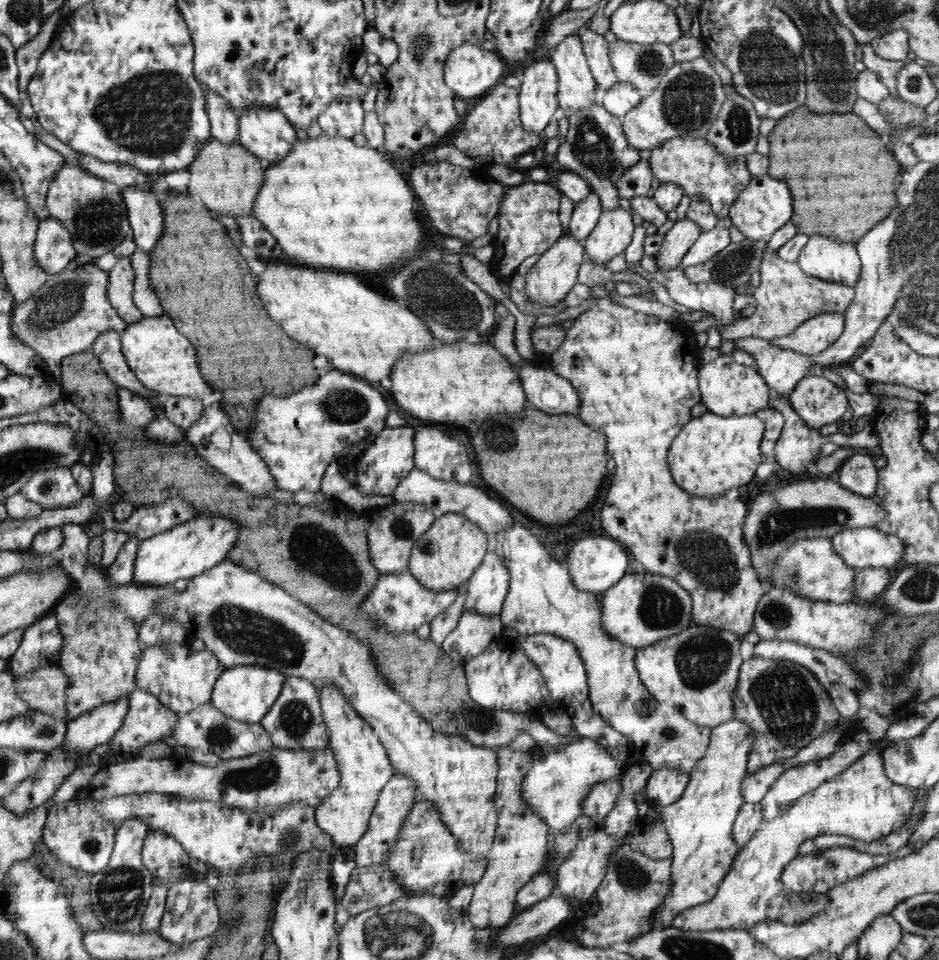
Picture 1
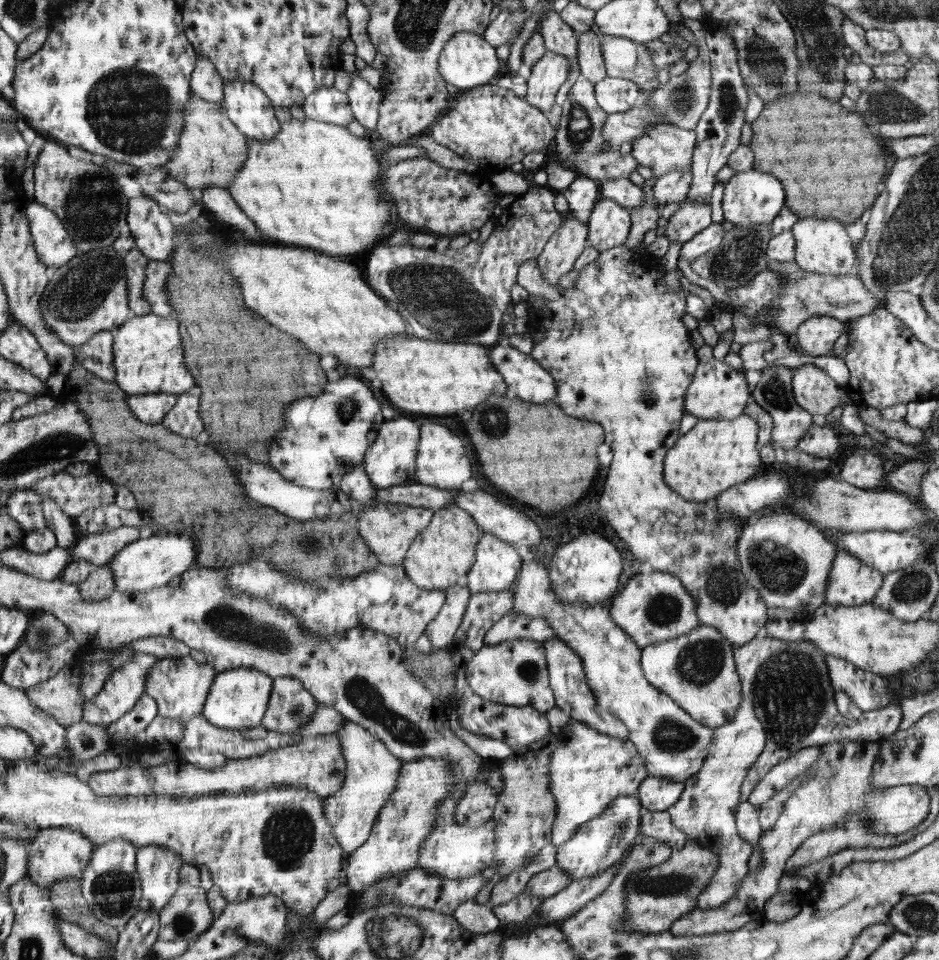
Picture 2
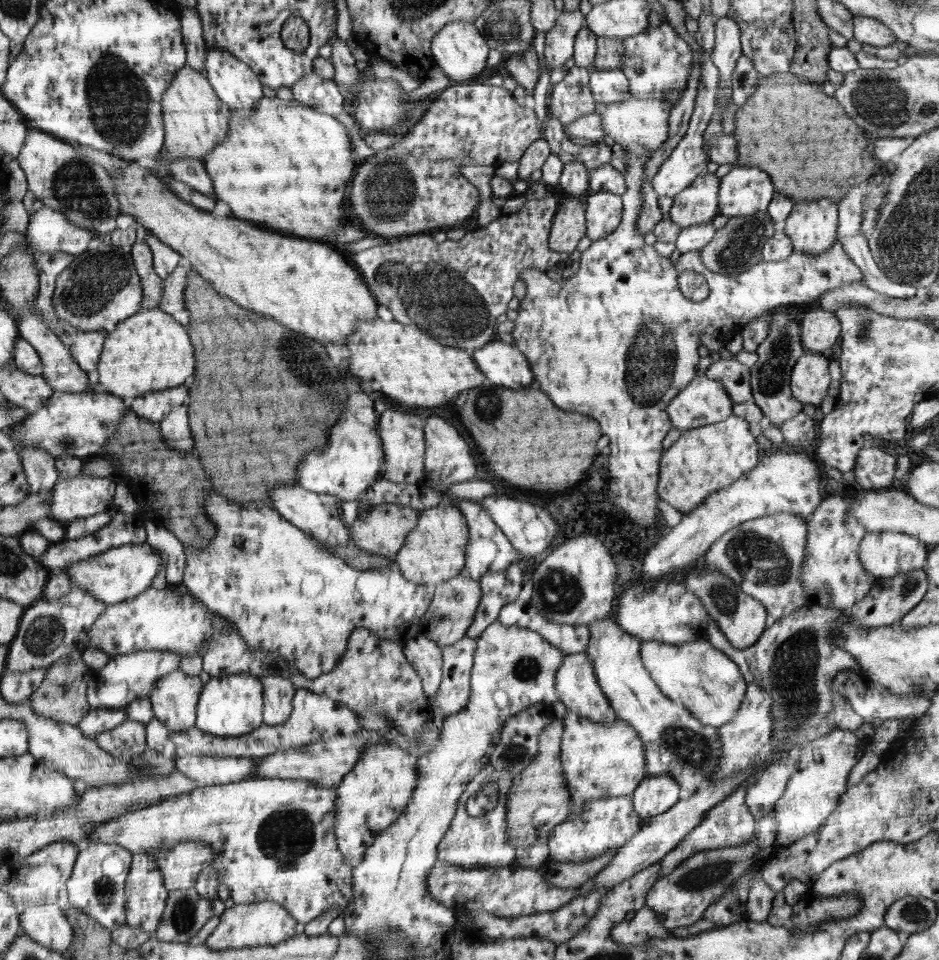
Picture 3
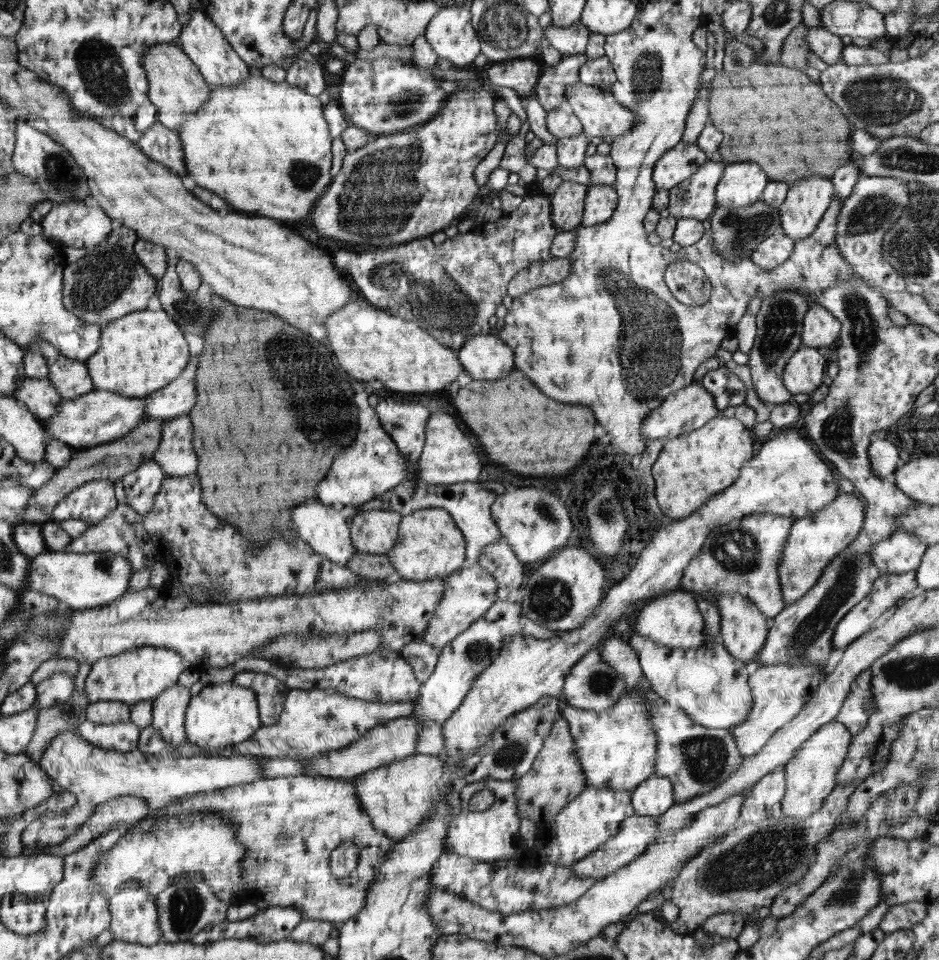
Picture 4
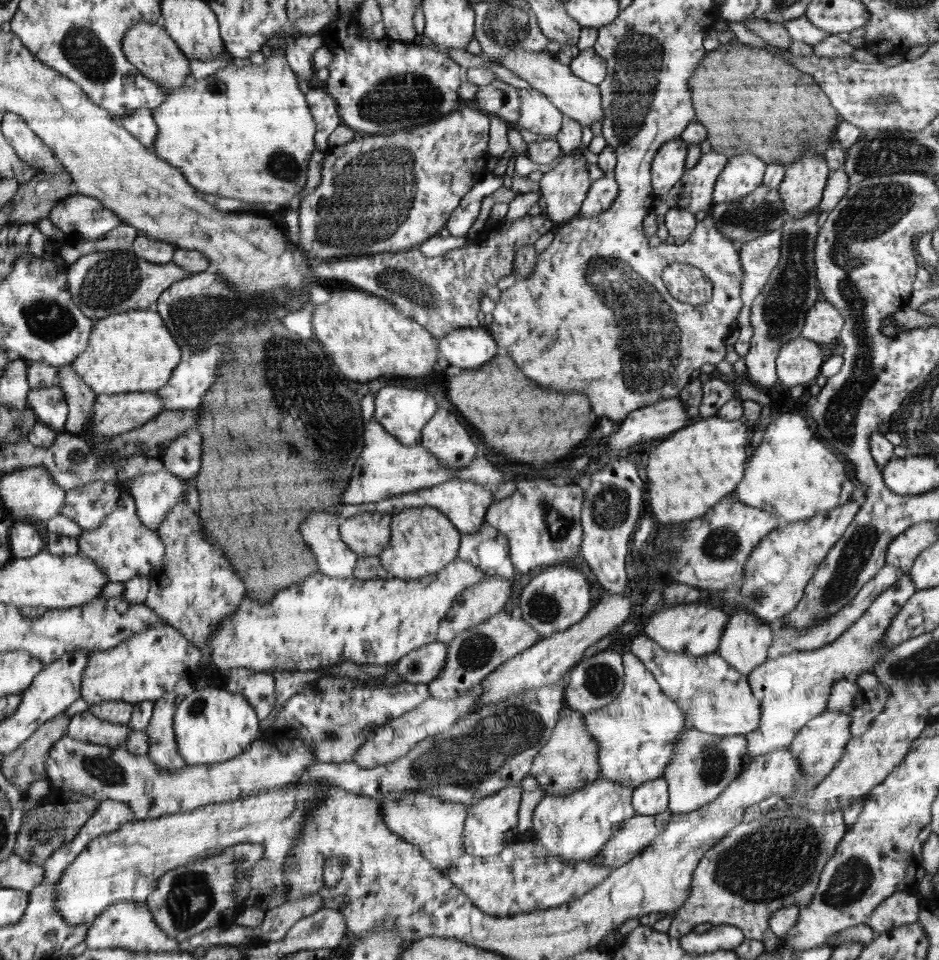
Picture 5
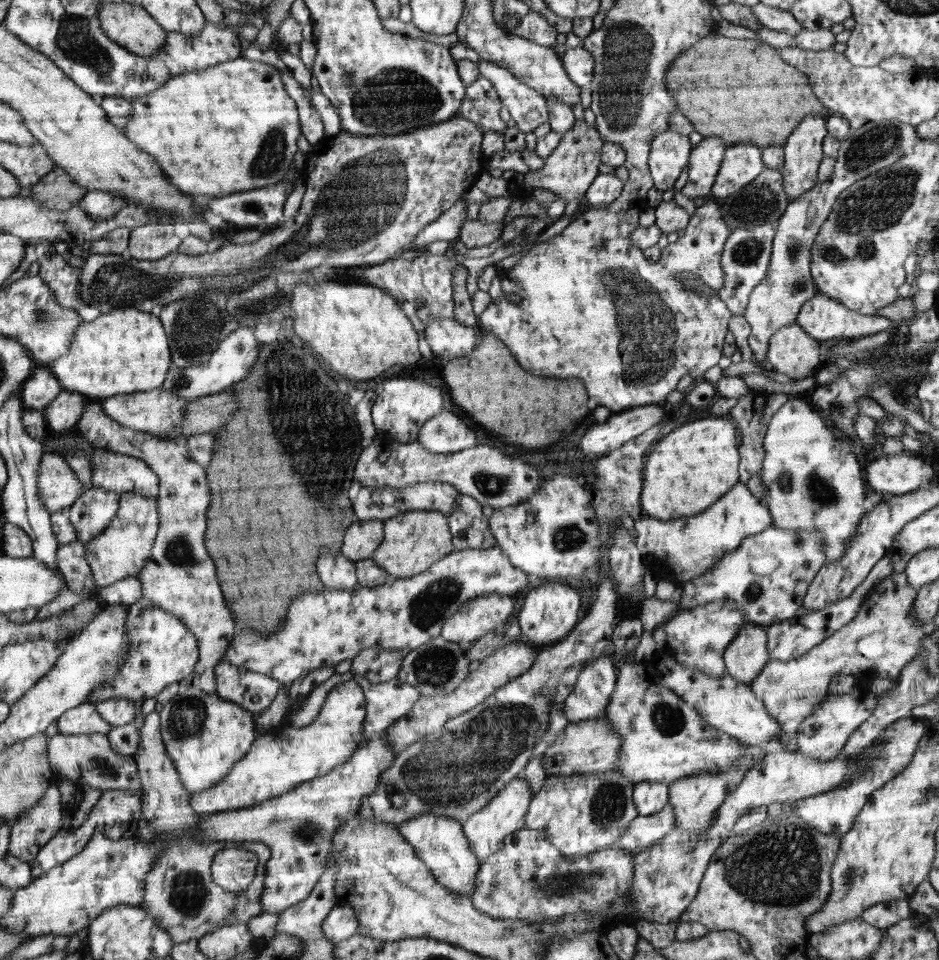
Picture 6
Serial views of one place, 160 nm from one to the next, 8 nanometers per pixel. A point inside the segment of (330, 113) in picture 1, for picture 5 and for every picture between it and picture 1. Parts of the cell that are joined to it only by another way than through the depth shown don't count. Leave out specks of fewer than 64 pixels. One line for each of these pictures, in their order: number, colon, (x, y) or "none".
2: (328, 104)
3: (312, 90)
4: (308, 76)
5: (300, 49)

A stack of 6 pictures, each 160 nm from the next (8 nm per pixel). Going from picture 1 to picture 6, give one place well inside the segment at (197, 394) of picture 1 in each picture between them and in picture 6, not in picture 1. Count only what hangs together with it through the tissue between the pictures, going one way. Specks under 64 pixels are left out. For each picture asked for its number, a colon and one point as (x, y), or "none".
2: (148, 360)
3: (150, 351)
4: (141, 353)
5: (131, 352)
6: (125, 351)

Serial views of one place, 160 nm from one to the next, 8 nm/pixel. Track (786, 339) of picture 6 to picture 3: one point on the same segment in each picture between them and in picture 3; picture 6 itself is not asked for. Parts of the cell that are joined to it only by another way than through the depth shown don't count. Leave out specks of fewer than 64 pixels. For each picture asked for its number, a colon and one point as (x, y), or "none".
3: (810, 379)
4: (804, 372)
5: (799, 361)

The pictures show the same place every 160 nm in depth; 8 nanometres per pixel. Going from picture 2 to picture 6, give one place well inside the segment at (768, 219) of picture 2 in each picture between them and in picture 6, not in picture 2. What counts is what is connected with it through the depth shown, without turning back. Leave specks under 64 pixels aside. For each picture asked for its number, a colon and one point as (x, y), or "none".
3: (744, 191)
4: (741, 184)
5: (742, 173)
6: (742, 163)

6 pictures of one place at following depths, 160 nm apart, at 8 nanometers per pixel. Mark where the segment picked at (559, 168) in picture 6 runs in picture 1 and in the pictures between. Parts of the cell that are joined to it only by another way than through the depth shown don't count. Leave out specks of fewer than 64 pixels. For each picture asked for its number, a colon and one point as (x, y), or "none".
1: (549, 280)
2: (564, 247)
3: (568, 227)
4: (567, 202)
5: (564, 187)

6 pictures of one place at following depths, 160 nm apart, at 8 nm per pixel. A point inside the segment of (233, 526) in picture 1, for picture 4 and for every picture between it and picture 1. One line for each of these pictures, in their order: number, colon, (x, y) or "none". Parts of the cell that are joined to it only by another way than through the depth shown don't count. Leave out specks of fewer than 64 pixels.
2: (151, 562)
3: (118, 575)
4: (78, 581)

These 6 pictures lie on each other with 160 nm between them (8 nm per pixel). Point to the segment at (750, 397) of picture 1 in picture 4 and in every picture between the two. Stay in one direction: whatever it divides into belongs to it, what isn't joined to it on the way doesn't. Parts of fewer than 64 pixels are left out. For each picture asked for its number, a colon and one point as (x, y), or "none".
2: (717, 392)
3: (703, 401)
4: (687, 409)

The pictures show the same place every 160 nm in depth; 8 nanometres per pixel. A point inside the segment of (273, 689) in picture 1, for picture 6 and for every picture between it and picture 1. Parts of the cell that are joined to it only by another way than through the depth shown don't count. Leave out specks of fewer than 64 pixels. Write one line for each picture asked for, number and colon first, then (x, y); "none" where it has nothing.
2: (239, 698)
3: (232, 705)
4: (222, 715)
5: (212, 725)
6: (205, 736)

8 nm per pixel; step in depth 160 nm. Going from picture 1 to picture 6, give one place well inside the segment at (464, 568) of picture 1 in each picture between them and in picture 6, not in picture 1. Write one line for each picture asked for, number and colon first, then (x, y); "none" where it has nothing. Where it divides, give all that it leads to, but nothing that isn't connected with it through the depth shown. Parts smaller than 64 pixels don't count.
2: (441, 555)
3: (434, 551)
4: (430, 545)
5: (423, 540)
6: (413, 541)

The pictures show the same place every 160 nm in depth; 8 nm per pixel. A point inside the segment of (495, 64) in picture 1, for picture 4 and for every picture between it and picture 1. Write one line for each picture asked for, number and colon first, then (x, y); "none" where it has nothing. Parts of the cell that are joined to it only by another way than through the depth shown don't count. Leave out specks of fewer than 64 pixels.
2: (467, 61)
3: (458, 48)
4: (450, 33)

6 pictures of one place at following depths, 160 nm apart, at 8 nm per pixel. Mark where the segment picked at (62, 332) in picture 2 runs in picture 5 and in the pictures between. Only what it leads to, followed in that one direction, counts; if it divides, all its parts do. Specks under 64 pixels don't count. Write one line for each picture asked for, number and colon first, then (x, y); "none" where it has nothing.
3: (101, 288)
4: (109, 282)
5: (102, 283)

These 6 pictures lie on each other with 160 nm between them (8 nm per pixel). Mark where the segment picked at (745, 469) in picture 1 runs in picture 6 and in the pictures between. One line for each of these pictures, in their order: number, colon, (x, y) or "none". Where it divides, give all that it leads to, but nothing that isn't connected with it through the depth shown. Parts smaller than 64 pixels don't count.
2: (716, 455)
3: (712, 457)
4: (690, 469)
5: (688, 473)
6: (686, 472)

